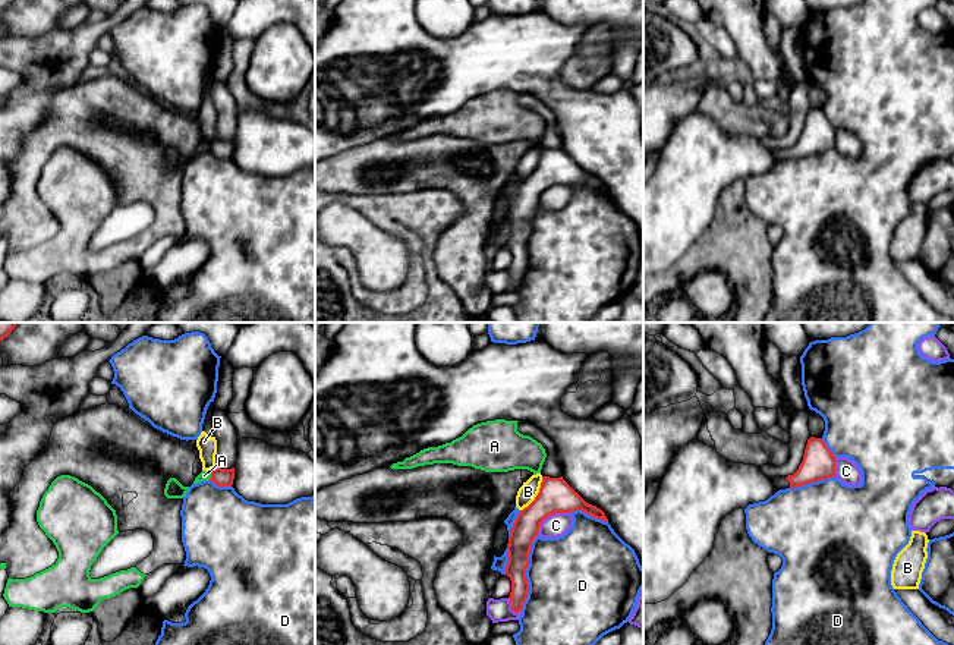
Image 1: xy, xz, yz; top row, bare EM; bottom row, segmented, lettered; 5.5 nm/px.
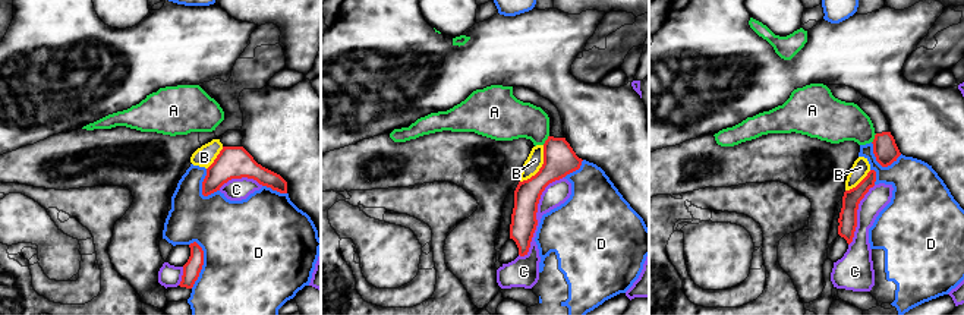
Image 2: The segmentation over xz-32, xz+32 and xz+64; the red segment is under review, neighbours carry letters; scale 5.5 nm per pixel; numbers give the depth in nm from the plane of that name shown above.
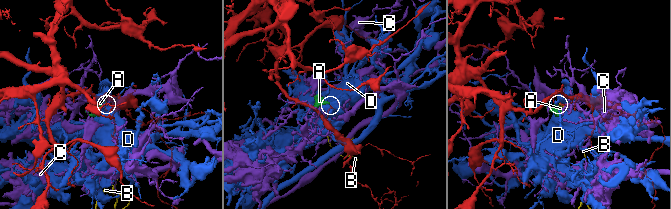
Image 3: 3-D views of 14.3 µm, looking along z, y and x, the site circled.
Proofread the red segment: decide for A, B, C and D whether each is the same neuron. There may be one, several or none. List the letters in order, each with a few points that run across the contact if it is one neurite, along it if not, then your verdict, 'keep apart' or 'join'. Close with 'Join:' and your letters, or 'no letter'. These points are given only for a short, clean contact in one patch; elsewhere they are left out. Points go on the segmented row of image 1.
A: line xy (208, 472), (210, 478); keep apart
B: line xz (542, 477), (538, 494), (520, 510); keep apart
C: keep apart
D: keep apart
Join: no letter

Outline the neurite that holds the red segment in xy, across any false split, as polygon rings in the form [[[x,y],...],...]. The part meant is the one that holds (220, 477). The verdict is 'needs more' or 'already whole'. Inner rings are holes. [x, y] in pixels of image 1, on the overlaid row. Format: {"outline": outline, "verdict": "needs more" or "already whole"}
{"outline": [[[214,468],[210,471],[211,478],[215,485],[218,487],[232,487],[233,479],[234,479],[234,468],[232,469],[221,469],[221,468]]], "verdict": "already whole"}

